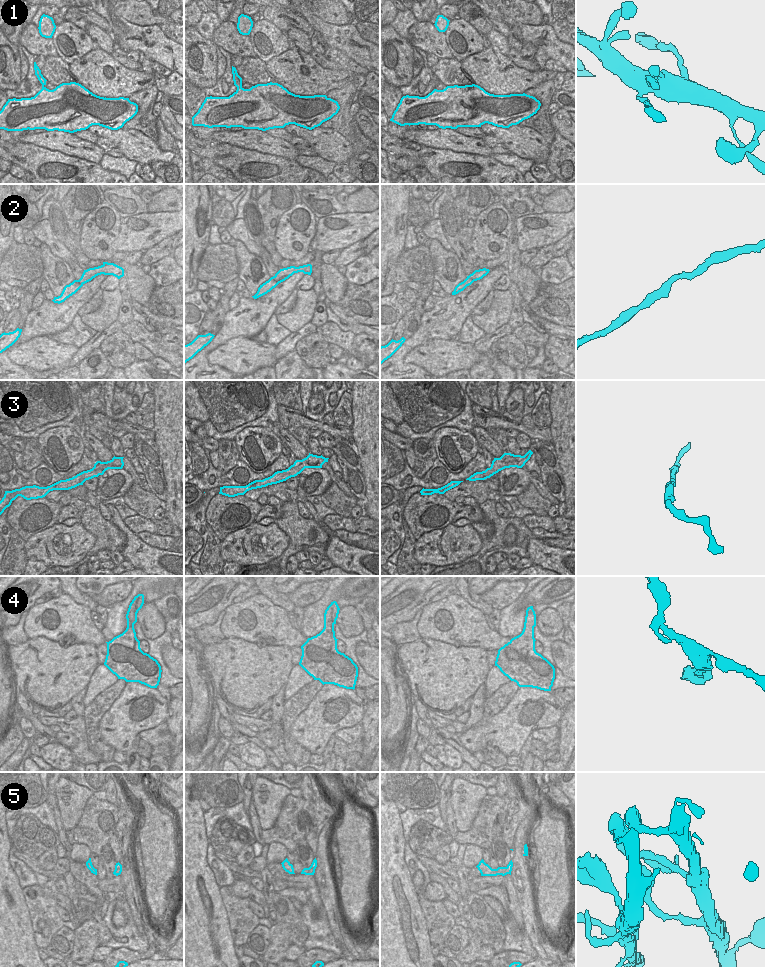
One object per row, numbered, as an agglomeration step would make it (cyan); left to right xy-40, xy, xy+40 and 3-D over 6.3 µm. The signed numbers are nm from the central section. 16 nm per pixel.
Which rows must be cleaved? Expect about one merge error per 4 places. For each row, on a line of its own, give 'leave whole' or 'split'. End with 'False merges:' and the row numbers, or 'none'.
1: leave whole
2: leave whole
3: leave whole
4: leave whole
5: leave whole
False merges: none

